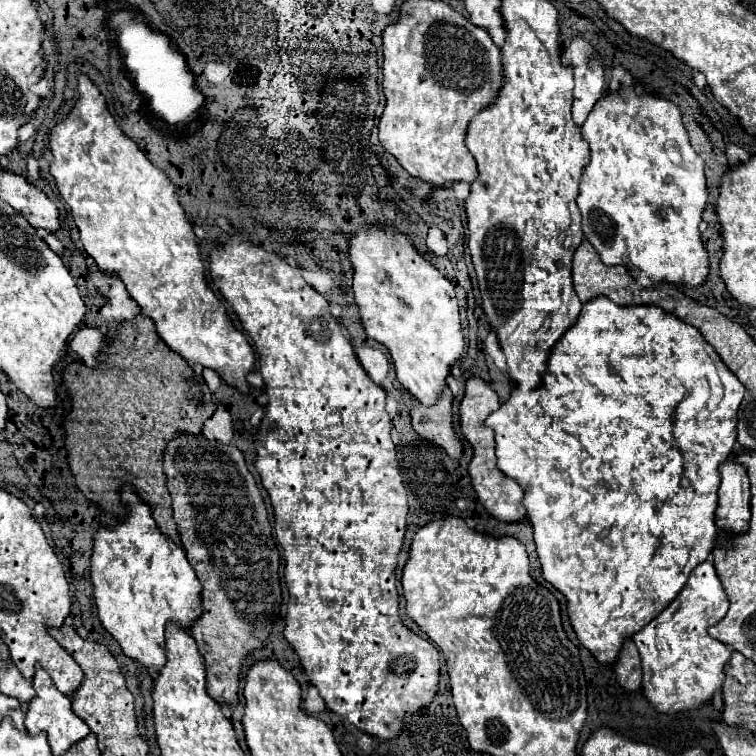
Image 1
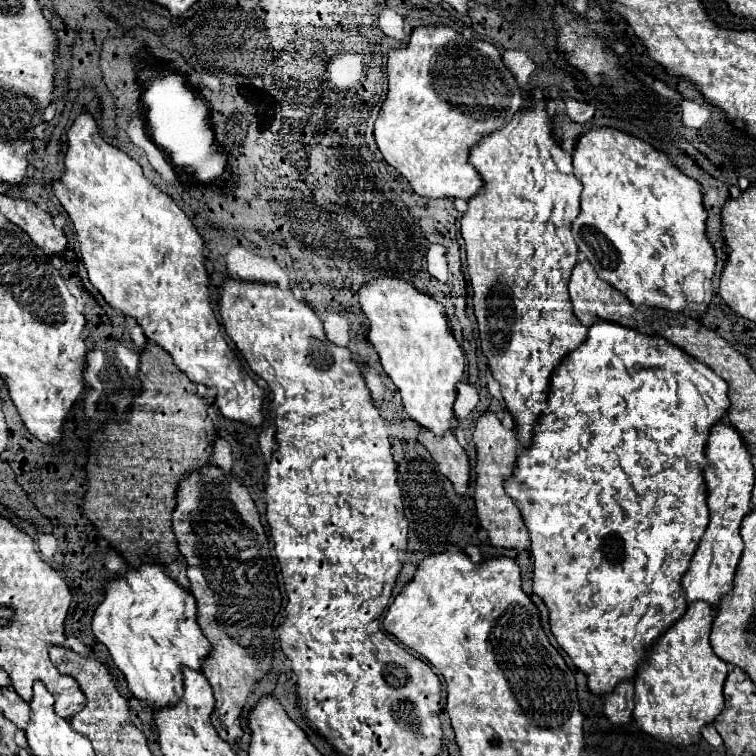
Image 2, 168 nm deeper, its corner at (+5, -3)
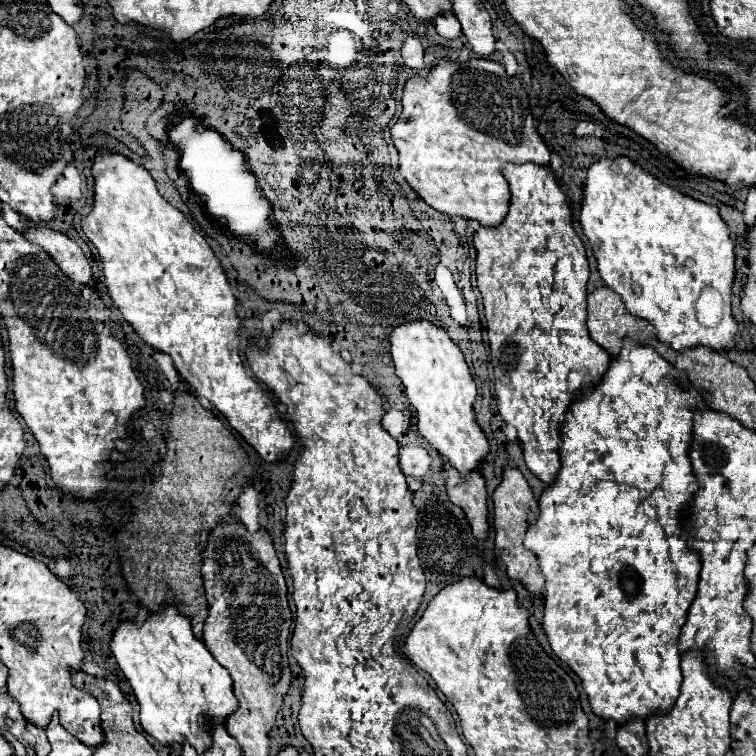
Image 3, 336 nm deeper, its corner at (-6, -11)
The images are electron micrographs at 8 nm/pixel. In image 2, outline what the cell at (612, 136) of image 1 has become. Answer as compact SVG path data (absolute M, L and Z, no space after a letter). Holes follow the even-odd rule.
M602 126L582 134L576 140L572 156L576 176L584 184L580 194L580 214L572 224L572 232L580 252L590 260L598 276L608 280L616 290L624 292L634 306L658 306L672 312L682 312L688 306L692 314L704 312L712 299L712 274L716 268L716 256L704 234L708 212L702 206L700 184L688 178L666 152L658 152L642 138L612 126ZM698 270L704 272L702 304L688 302L682 292L684 278Z

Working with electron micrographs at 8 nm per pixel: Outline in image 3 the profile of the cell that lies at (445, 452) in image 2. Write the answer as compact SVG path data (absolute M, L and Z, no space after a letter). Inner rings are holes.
M445 464L447 474L447 496L449 500L463 508L471 532L477 540L485 540L489 534L489 508L487 508L487 490L481 474L471 472L465 480L455 468Z

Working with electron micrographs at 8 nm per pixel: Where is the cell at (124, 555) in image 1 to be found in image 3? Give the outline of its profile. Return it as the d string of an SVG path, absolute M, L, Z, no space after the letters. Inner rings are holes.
M173 606L151 614L139 628L135 622L123 622L113 634L111 650L141 706L143 732L161 746L191 744L203 754L211 748L213 728L225 726L229 714L239 708L231 676L193 636L189 618L181 616Z

